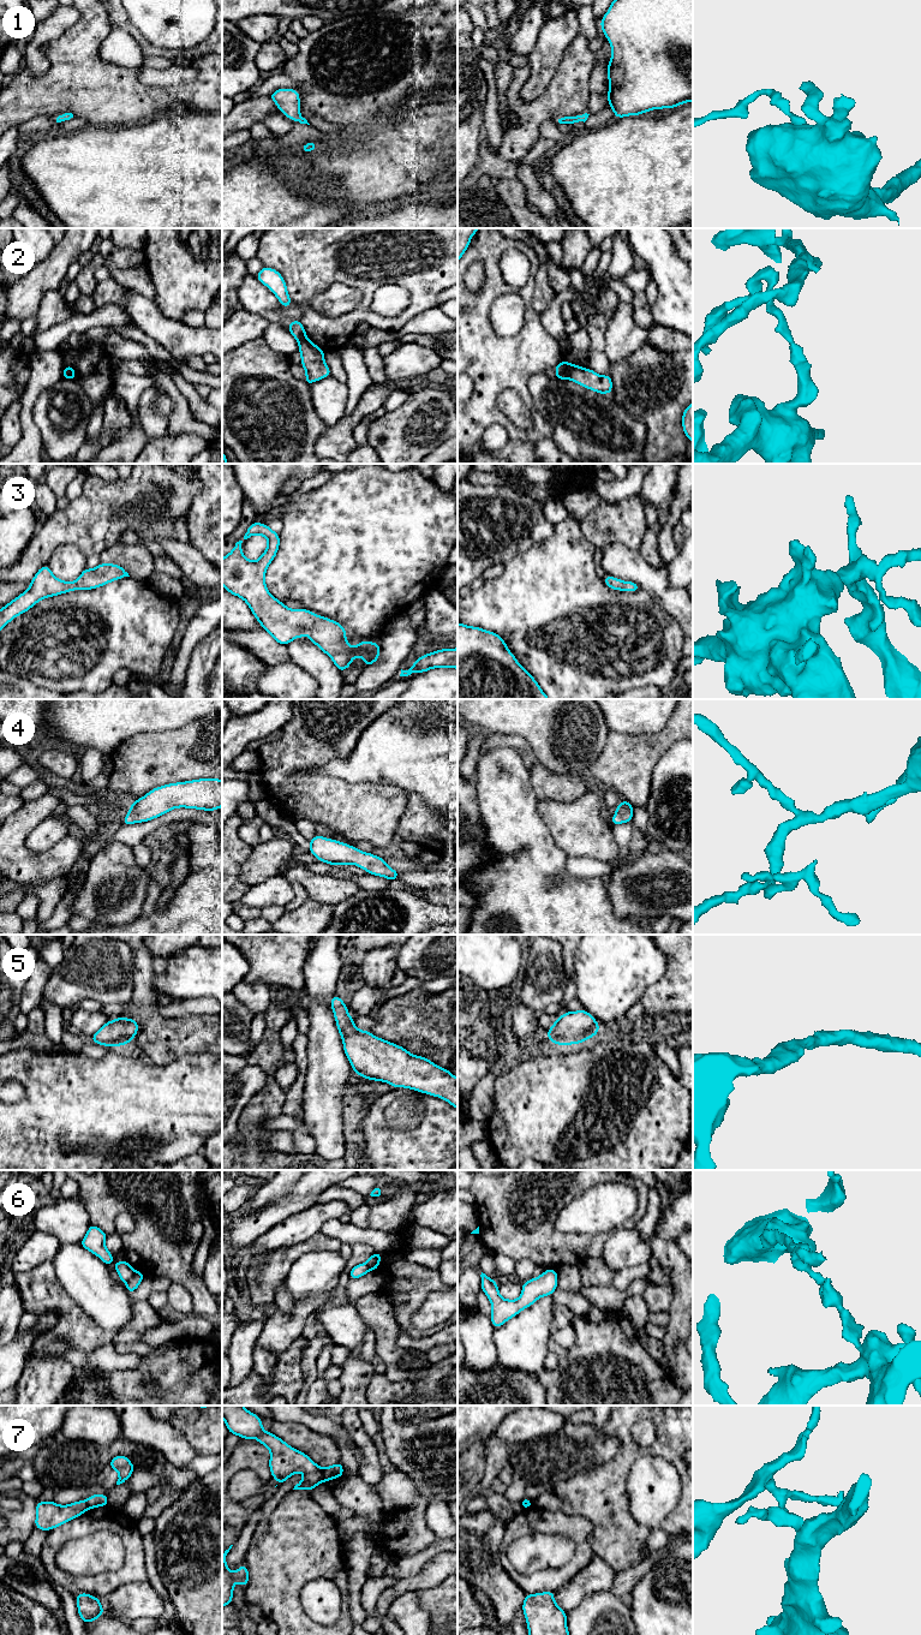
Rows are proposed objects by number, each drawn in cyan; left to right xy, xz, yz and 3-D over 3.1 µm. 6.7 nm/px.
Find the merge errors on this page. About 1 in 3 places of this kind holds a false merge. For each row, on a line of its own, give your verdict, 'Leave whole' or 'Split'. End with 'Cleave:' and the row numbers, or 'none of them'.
1: Leave whole
2: Split
3: Leave whole
4: Leave whole
5: Leave whole
6: Split
7: Split
Cleave: 2, 6, 7

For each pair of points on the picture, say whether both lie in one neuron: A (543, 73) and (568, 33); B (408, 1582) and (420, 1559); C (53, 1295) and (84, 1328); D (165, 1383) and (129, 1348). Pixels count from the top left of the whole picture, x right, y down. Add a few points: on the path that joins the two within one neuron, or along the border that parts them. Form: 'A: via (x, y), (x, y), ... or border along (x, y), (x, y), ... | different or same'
A: via (543, 64), (546, 54), (558, 42) | same
B: border along (434, 1558), (417, 1574), (399, 1580) | different
C: via (61, 1304), (76, 1319) | same
D: border along (169, 1347), (160, 1353), (147, 1354), (143, 1358) | different

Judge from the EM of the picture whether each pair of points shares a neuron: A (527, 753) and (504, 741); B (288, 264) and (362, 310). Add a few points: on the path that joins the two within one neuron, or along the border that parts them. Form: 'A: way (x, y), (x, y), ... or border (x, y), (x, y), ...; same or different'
A: way (521, 747), (515, 741), (510, 741); same
B: way (312, 264), (329, 264), (362, 286); same

